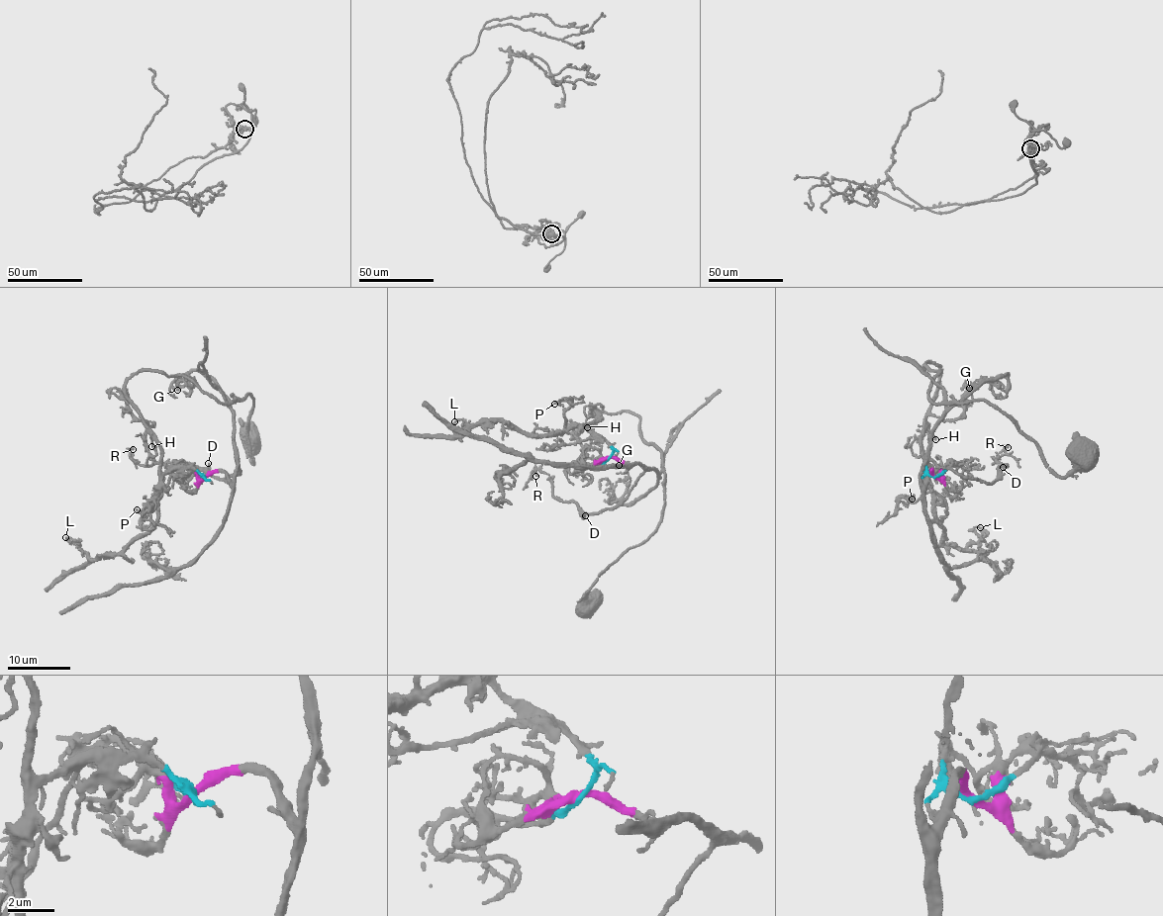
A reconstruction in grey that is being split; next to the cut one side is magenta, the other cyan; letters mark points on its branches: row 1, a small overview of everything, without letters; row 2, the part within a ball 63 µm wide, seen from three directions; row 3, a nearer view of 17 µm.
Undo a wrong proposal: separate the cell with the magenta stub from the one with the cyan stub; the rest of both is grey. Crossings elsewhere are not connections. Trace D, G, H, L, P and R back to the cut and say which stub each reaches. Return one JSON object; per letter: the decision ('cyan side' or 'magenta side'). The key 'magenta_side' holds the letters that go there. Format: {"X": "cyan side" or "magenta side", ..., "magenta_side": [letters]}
{"D": "magenta side", "G": "magenta side", "H": "cyan side", "L": "cyan side", "P": "cyan side", "R": "magenta side", "magenta_side": ["D", "G", "R"]}

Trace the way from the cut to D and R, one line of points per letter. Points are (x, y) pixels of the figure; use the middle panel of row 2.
D: (609, 457), (630, 465), (642, 464), (642, 475), (617, 504), (585, 513), (585, 516)
R: (609, 457), (642, 464), (642, 475), (629, 496), (594, 513), (558, 501), (550, 477), (533, 469), (535, 476)

